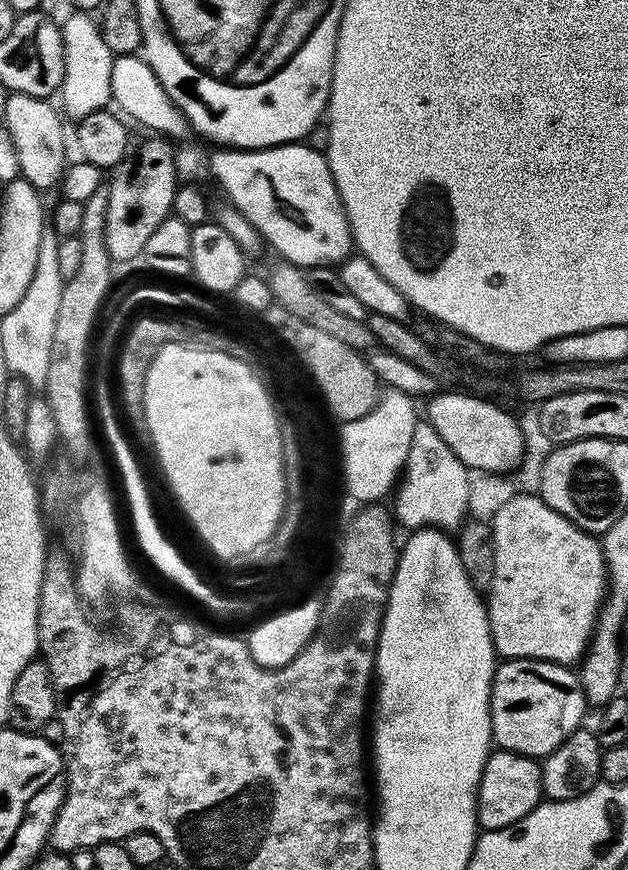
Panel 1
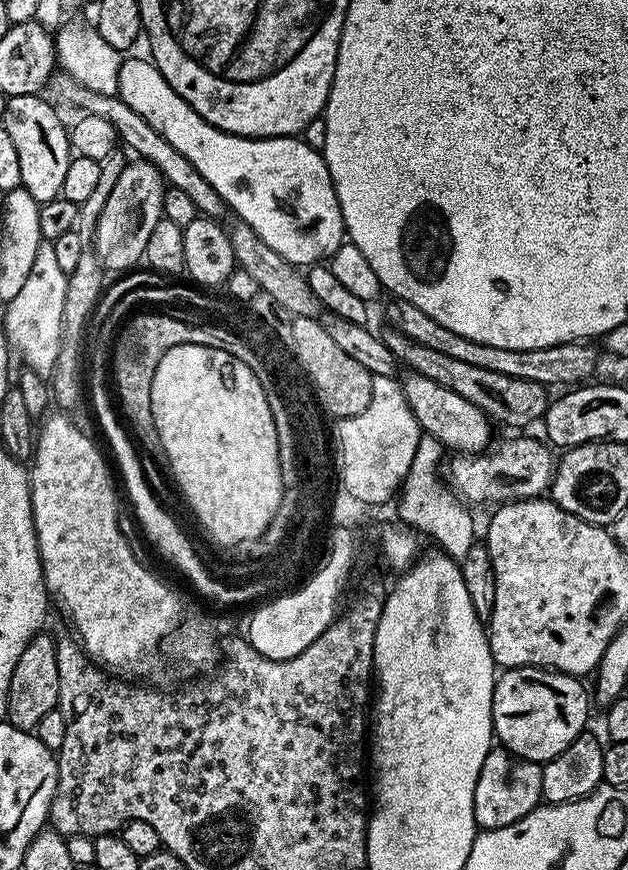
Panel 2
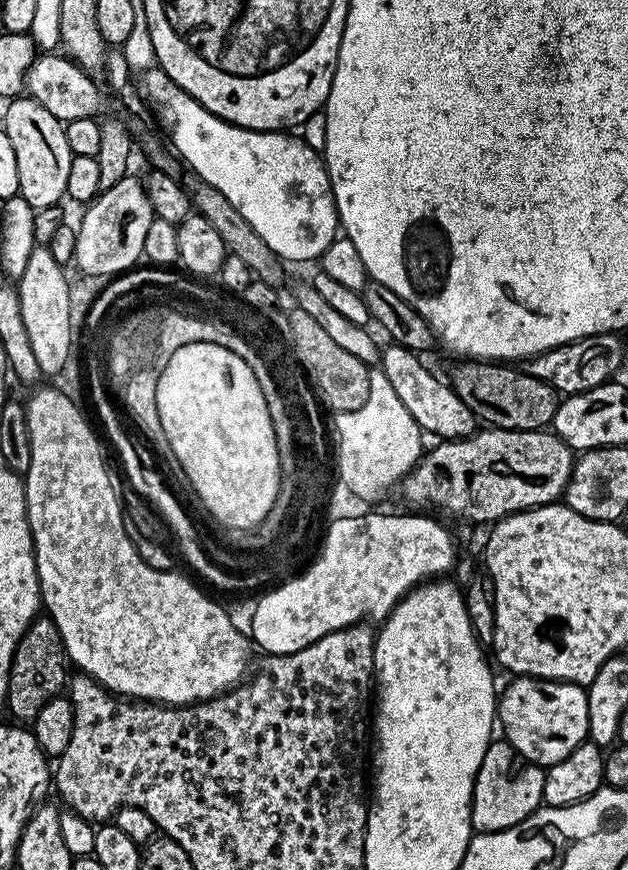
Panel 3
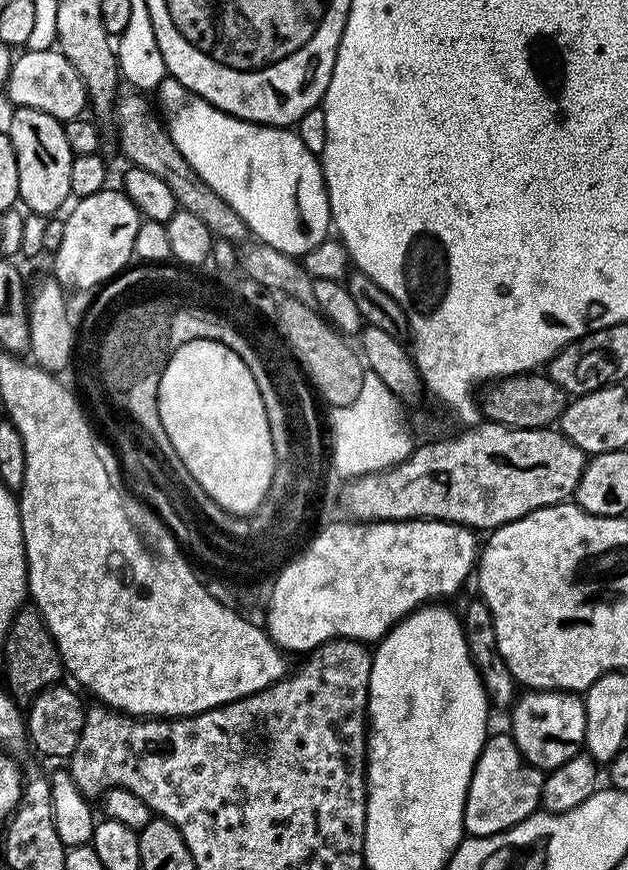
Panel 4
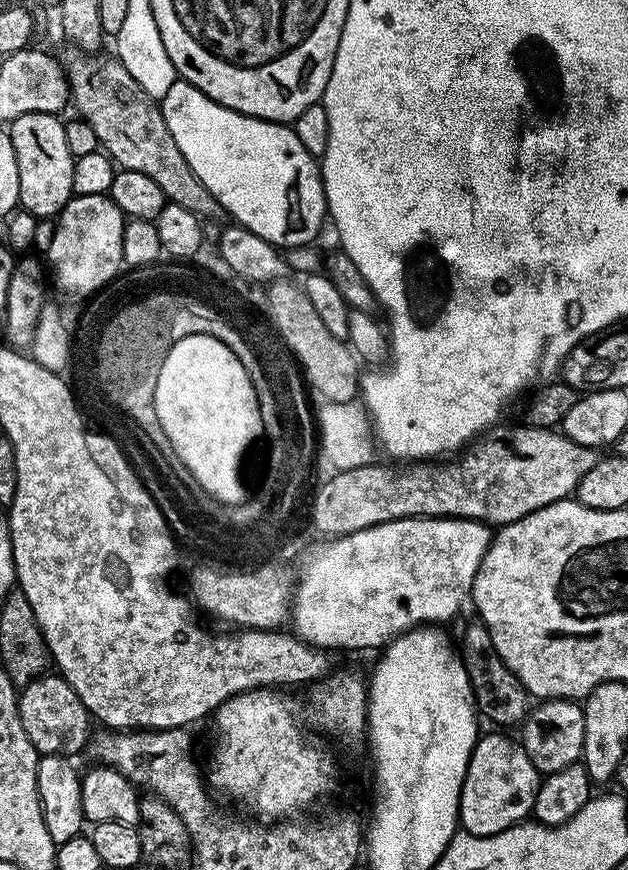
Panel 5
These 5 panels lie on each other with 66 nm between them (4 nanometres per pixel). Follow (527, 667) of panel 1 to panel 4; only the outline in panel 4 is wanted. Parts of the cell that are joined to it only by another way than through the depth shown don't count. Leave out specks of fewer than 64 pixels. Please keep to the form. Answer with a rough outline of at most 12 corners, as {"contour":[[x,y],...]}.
{"contour":[[528,690],[512,705],[512,739],[538,769],[585,747],[579,695]]}

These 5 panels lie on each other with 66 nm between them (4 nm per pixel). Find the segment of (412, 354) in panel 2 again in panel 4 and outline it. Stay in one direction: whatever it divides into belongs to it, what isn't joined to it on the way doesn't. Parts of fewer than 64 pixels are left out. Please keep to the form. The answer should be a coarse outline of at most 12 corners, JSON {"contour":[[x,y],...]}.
{"contour":[[546,374],[491,381],[485,421],[550,428],[570,397]]}

